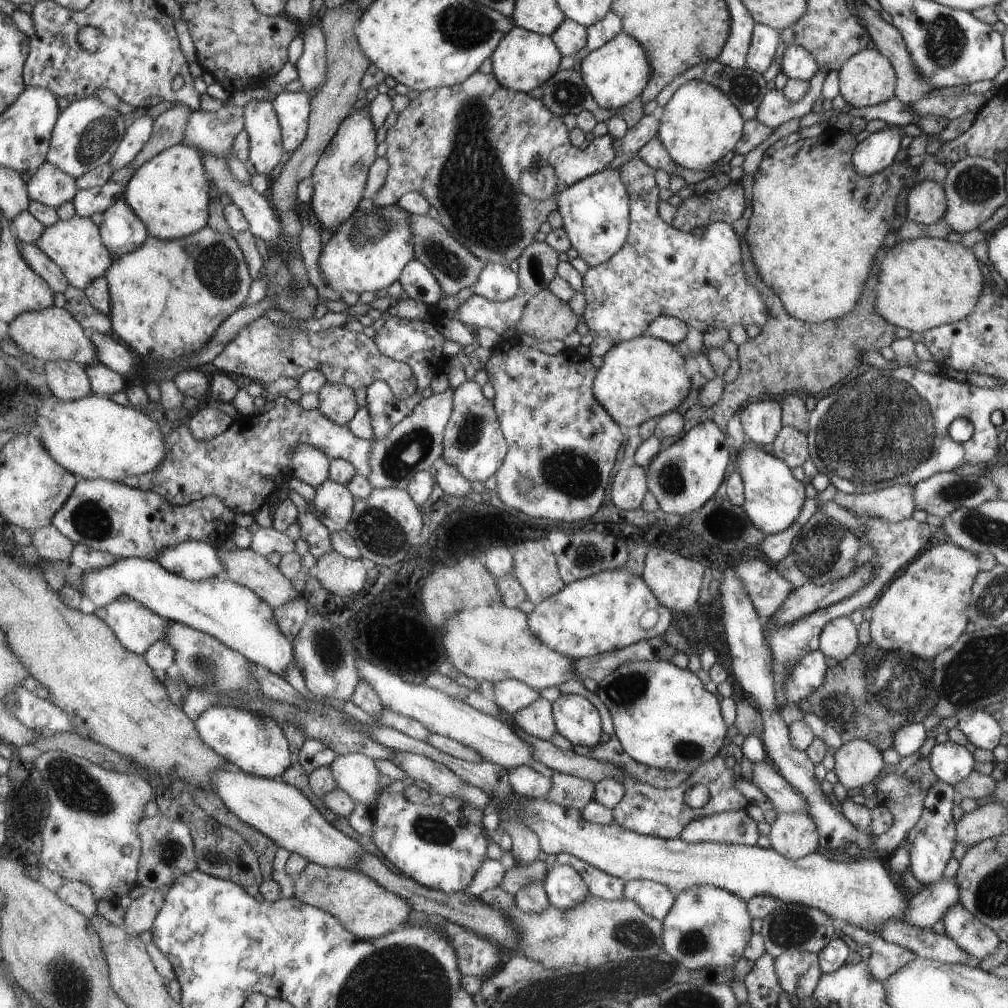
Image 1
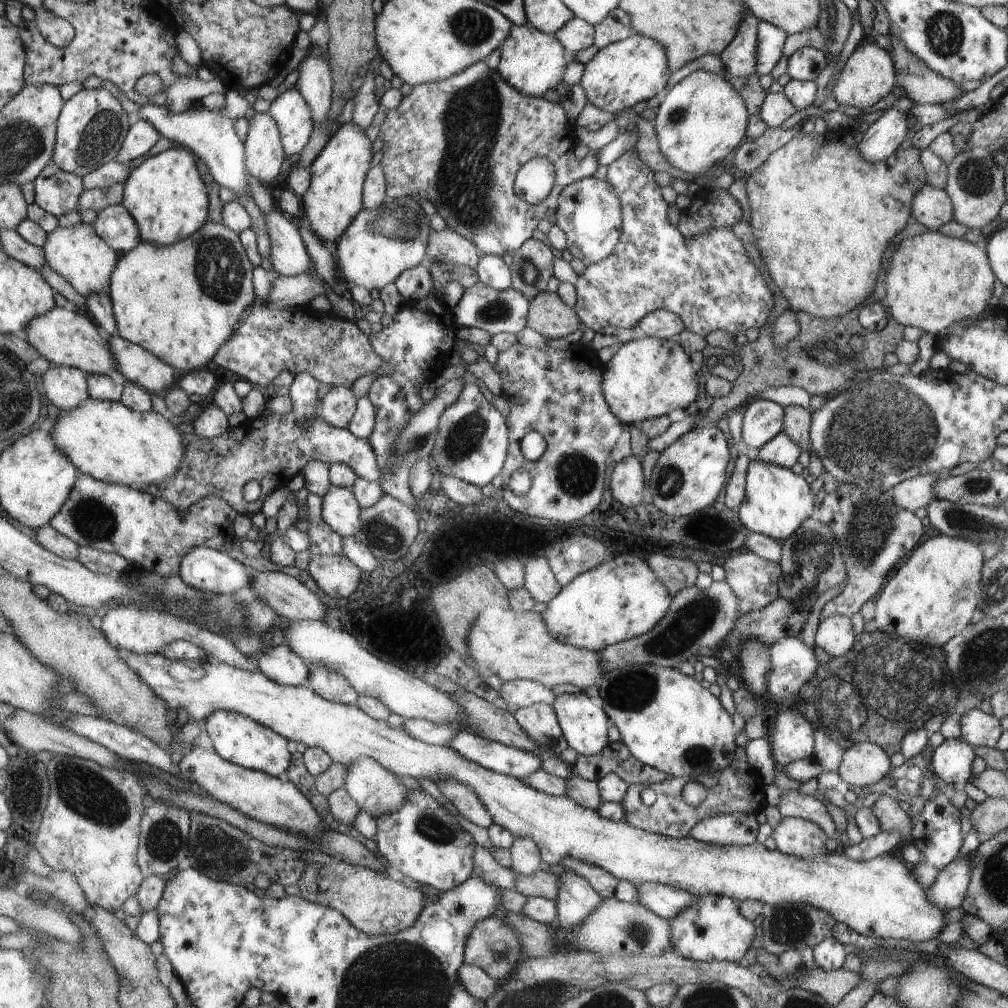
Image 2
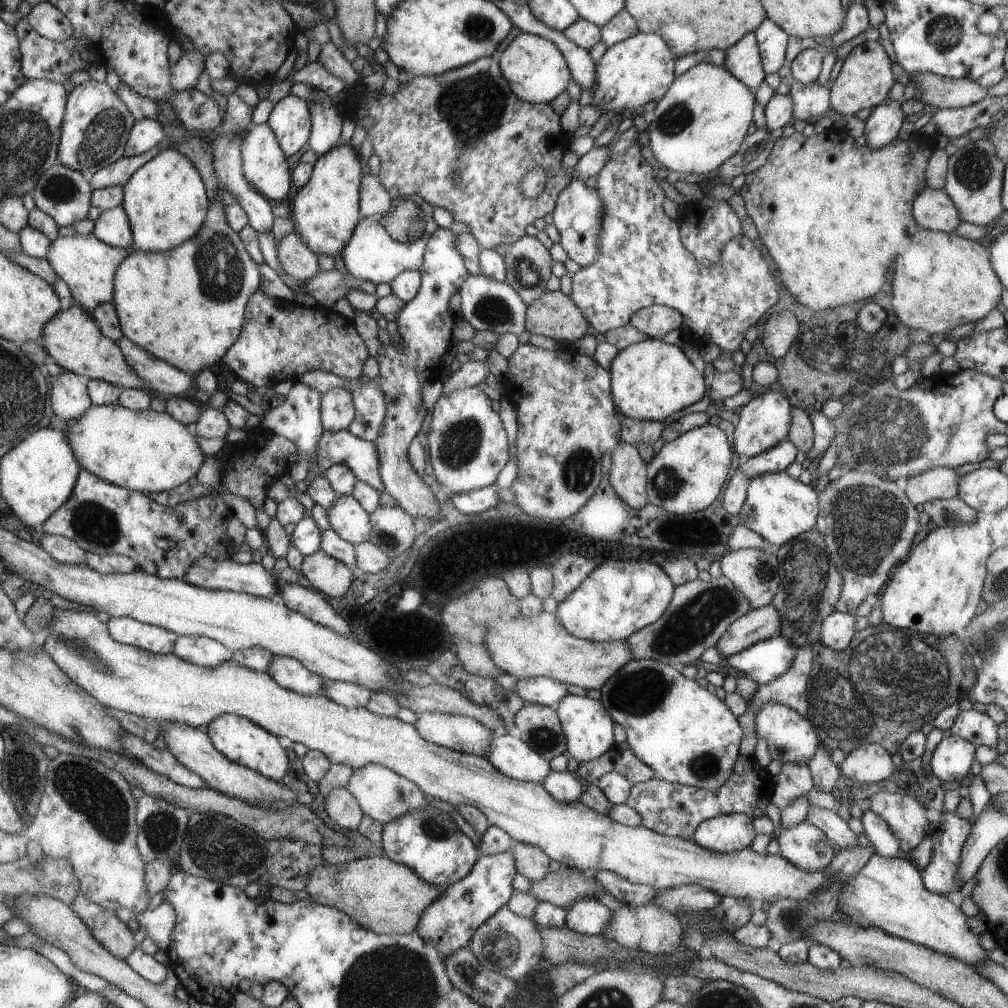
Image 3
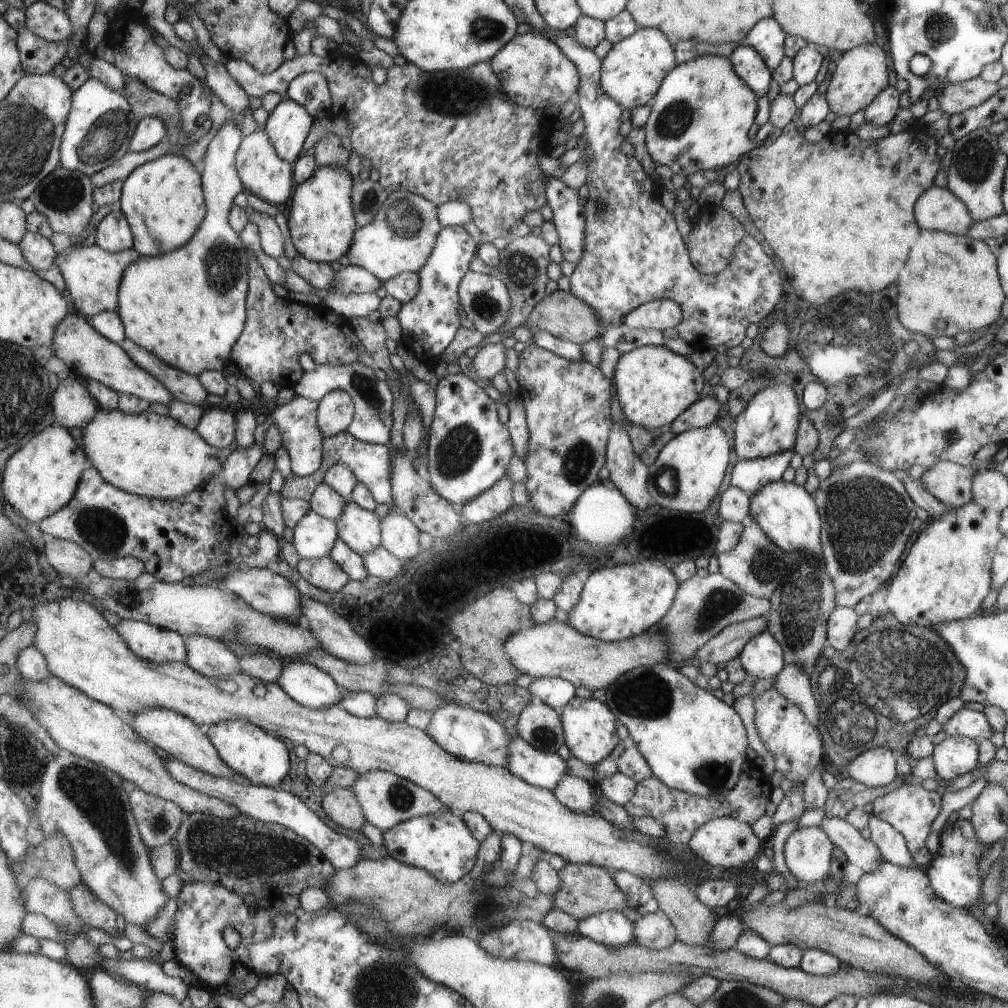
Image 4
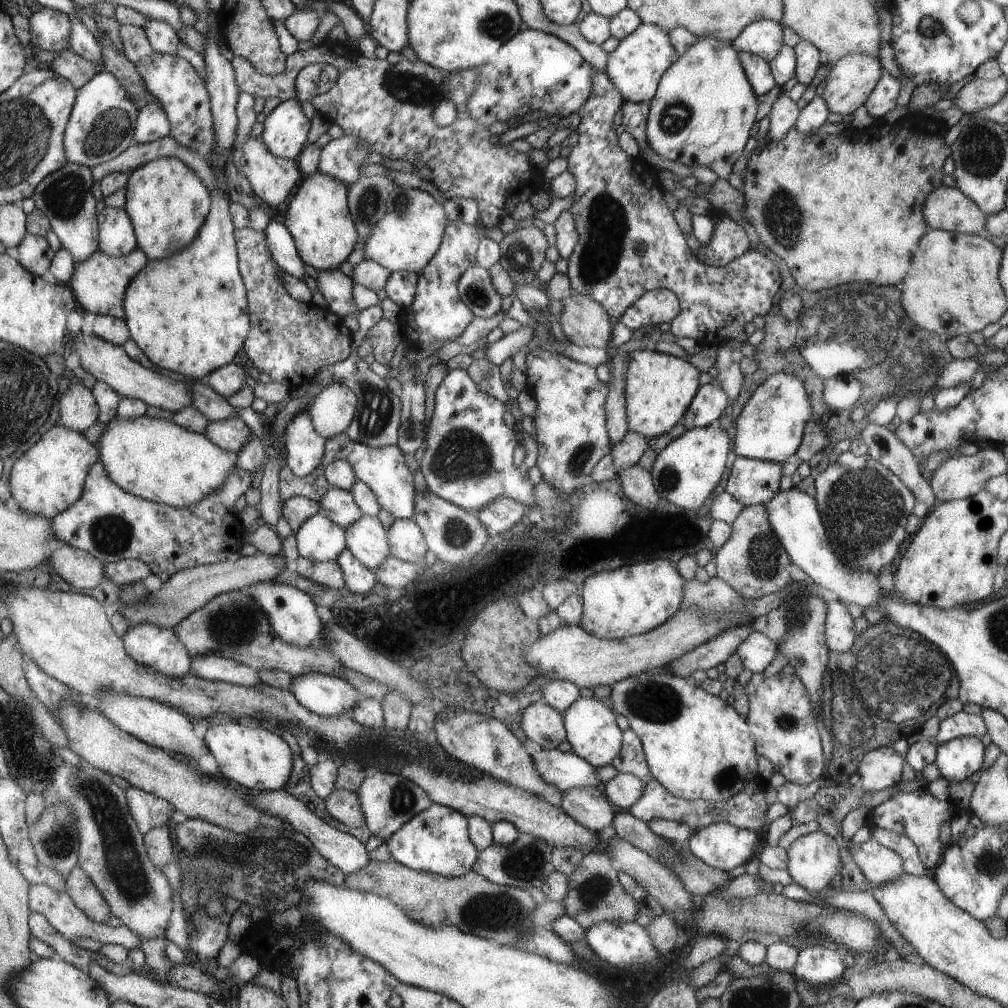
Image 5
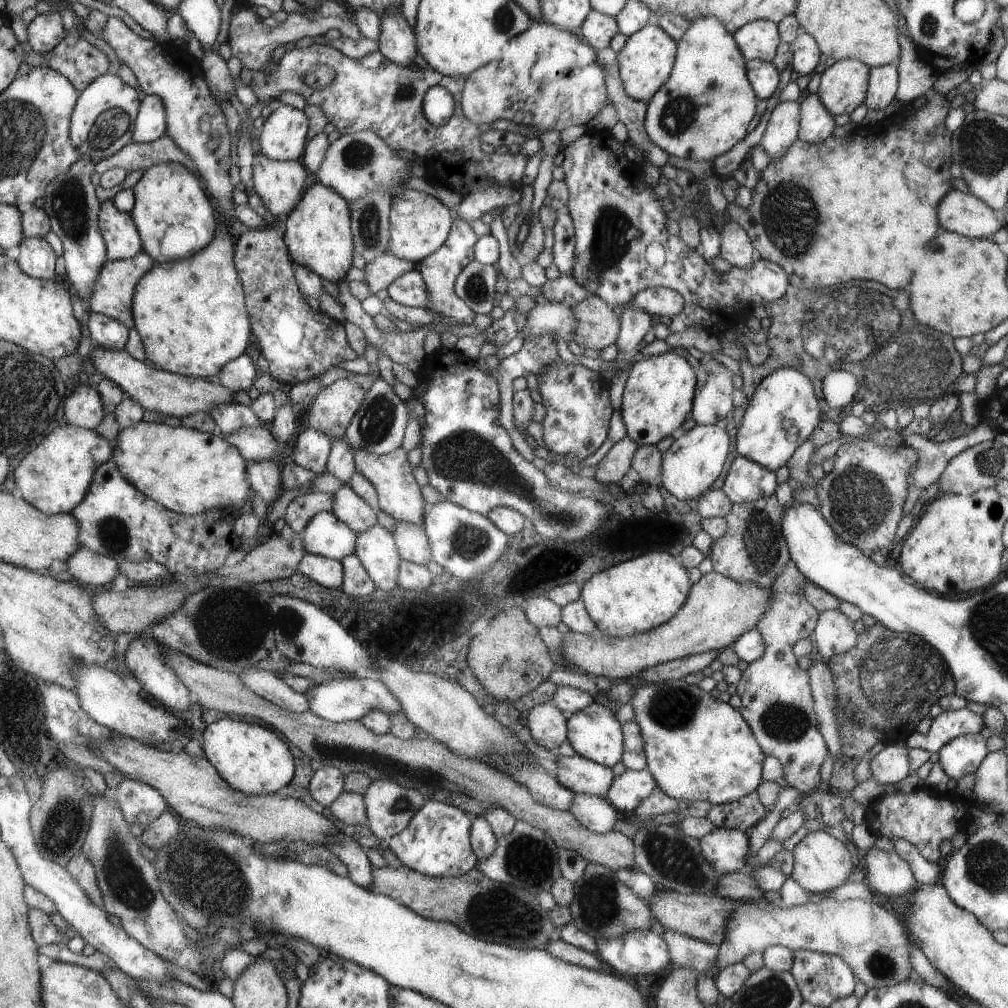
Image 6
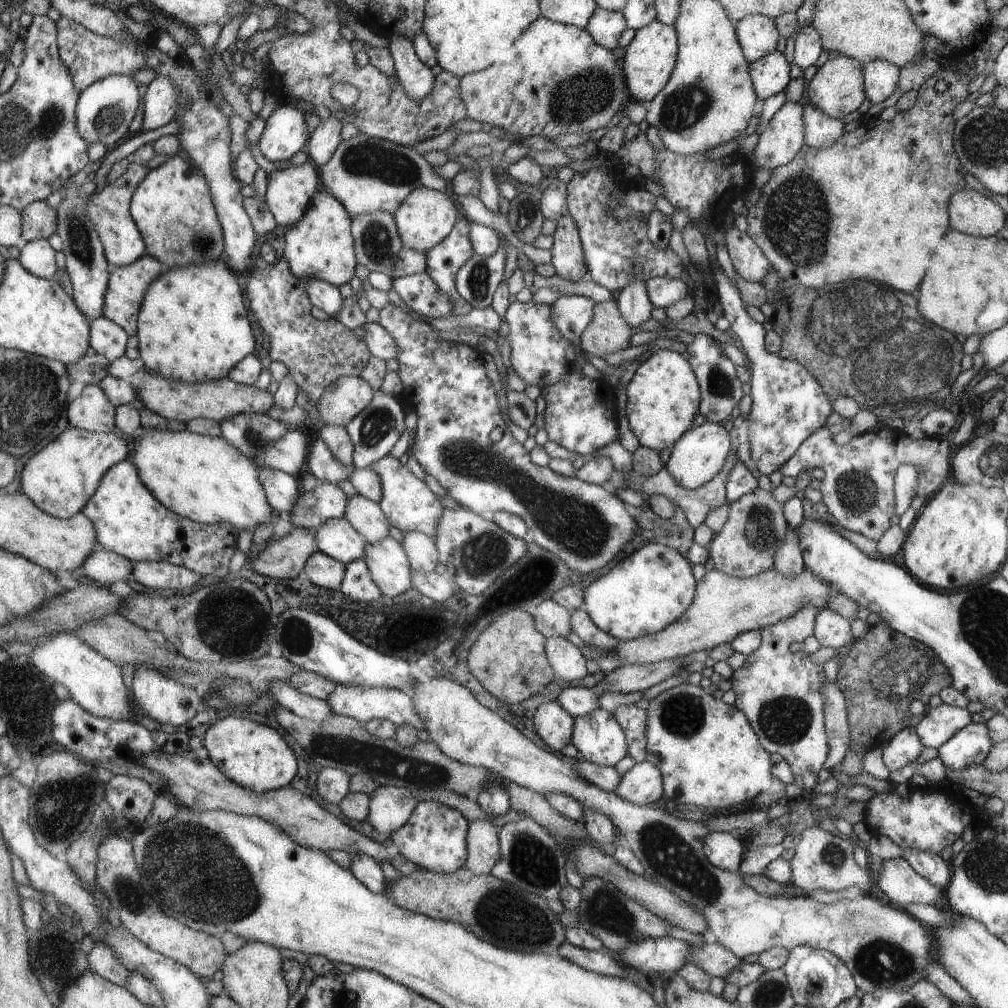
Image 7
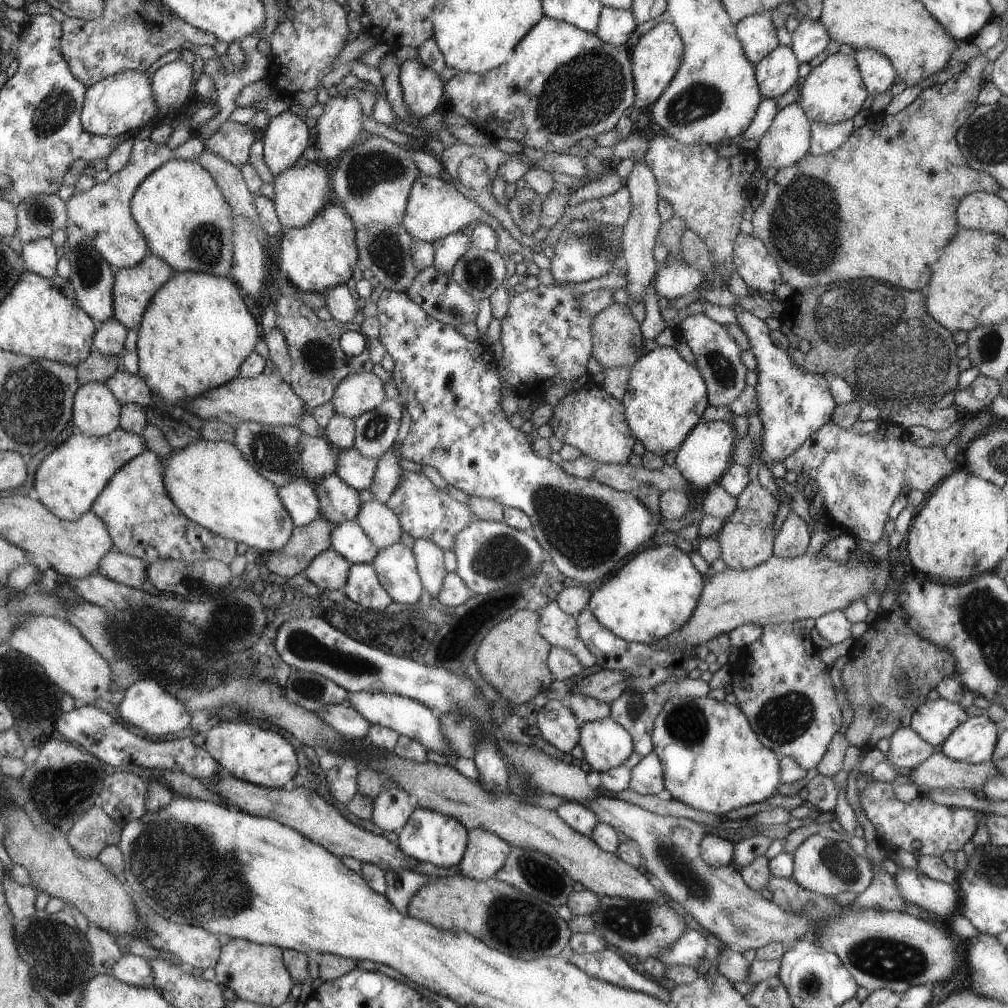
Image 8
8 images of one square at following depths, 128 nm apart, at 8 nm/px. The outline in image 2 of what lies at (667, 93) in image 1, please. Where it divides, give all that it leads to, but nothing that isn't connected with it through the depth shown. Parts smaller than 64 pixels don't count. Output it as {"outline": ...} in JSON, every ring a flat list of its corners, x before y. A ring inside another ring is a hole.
{"outline":[[707,53,698,59,688,62,683,68,672,72,670,80,668,80,667,86,665,87,666,92,669,92,672,86,676,86,688,74,698,70,704,70,727,79,733,85,733,88,741,94,741,98,745,101,750,115,759,114,760,108,767,96,764,88,760,85,760,76,755,73,746,77,732,77,728,72,725,72,724,64,718,55]]}

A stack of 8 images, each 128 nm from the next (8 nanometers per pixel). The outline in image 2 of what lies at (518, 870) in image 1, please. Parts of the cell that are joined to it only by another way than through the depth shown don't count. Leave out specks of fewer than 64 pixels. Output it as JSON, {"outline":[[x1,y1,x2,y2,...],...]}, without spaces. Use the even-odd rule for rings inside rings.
{"outline":[[539,869,534,875,517,874,517,884,514,888,527,898,543,897,556,901,561,888,561,878,550,872]]}

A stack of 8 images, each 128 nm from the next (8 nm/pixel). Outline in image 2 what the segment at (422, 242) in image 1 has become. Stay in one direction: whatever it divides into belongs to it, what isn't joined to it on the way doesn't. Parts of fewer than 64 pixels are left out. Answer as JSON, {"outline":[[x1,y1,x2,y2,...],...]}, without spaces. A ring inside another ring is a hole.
{"outline":[[433,230,429,236,424,262,432,264,434,260,440,260,440,262,446,262,448,266,460,264,460,266,476,268,476,264,480,262,483,255,484,252,477,244,470,242,461,234,450,230,441,232]]}

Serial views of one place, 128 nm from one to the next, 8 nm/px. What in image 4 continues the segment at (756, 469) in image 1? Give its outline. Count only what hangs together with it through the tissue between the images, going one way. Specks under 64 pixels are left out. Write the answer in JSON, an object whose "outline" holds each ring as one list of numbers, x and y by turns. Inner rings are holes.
{"outline":[[774,480,751,495,749,507,747,520,758,522,765,529,766,536,769,536,770,540,773,540,774,544,784,552,802,550,802,552,810,552,811,556,823,558,820,508,804,485,798,486,794,481]]}

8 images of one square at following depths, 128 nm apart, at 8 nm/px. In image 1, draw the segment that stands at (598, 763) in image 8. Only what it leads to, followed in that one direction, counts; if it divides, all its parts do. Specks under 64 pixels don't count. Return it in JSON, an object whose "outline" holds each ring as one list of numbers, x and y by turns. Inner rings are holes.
{"outline":[[562,694,553,703,557,732,572,745,597,747,602,736,602,720,596,706,584,696]]}

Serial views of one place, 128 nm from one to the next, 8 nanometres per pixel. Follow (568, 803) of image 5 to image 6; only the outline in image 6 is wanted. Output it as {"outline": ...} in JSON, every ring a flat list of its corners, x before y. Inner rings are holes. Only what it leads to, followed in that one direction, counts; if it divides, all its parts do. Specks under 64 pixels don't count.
{"outline":[[576,793,570,808,571,814,590,831,594,833,608,833,618,821,618,812,606,798]]}

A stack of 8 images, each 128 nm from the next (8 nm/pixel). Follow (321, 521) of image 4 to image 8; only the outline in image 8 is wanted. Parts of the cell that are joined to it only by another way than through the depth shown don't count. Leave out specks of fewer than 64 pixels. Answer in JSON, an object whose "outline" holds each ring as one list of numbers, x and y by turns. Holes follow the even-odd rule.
{"outline":[[356,520,334,526,330,547,344,556,352,566,357,563,372,563,379,554,379,549]]}

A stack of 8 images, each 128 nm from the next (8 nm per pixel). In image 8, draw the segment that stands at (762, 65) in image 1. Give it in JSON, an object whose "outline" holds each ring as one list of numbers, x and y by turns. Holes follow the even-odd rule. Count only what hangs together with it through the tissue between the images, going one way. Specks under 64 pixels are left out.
{"outline":[[768,13,749,15,737,24,737,36,745,50,745,56,753,64,759,64,780,46,777,26]]}

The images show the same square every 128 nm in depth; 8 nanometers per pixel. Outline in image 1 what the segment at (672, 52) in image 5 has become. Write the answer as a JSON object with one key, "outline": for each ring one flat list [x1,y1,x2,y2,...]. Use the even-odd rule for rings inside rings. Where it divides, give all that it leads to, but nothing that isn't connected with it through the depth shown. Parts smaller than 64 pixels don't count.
{"outline":[[619,33,598,50,588,52,580,64,580,73,592,97,602,109,620,109,641,96,653,75,649,54,636,38]]}

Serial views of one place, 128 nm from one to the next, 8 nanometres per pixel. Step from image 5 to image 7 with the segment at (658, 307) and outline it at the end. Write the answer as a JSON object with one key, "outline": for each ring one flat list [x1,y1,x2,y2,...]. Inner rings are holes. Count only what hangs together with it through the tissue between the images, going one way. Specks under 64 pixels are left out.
{"outline":[[654,277,645,282,647,294,654,307,666,309,671,304,685,298,690,292,686,282,669,277]]}

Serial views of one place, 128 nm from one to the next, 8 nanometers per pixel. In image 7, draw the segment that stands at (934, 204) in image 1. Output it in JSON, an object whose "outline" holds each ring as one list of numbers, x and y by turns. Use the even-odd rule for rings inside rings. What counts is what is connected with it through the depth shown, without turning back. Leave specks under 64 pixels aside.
{"outline":[[963,189,949,203,950,225,962,234,990,237,998,235,1006,224,1000,206,974,190]]}

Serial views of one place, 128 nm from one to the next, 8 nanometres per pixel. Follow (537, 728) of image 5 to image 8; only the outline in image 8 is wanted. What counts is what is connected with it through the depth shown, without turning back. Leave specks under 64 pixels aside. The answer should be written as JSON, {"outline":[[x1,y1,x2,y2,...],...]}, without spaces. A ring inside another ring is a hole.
{"outline":[[549,701,538,714,537,726,551,746,561,752,570,753,580,744,584,722,565,702]]}

